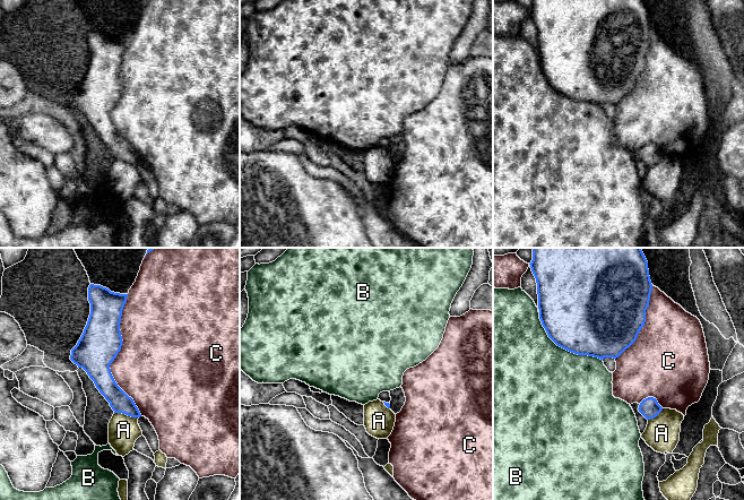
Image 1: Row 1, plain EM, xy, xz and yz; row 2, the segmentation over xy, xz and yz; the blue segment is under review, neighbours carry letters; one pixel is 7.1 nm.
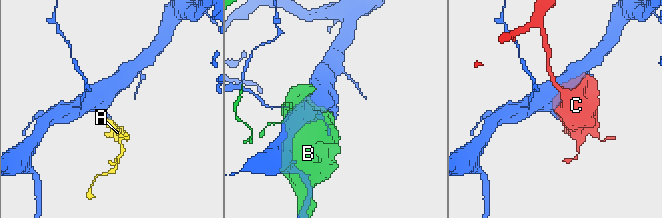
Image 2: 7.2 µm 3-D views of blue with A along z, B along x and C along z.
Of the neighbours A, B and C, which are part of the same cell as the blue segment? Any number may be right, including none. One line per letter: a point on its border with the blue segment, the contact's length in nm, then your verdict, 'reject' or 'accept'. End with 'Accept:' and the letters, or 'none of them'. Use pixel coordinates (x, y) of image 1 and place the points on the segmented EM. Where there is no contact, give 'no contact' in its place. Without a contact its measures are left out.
A: meets blue in xy at (127, 414); contact 180 nm long; reject
B: meets blue in yz at (563, 347); contact 550 nm long; reject
C: meets blue in xy at (117, 354); contact 850 nm long; reject
Accept: none of them

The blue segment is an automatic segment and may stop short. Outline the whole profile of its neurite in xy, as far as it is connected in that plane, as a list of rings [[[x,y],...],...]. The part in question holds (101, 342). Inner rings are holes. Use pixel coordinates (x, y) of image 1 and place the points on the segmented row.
[[[89,285],[90,314],[80,339],[71,350],[70,360],[87,372],[114,413],[140,417],[133,399],[118,386],[110,369],[123,342],[120,322],[127,298],[128,294]]]

